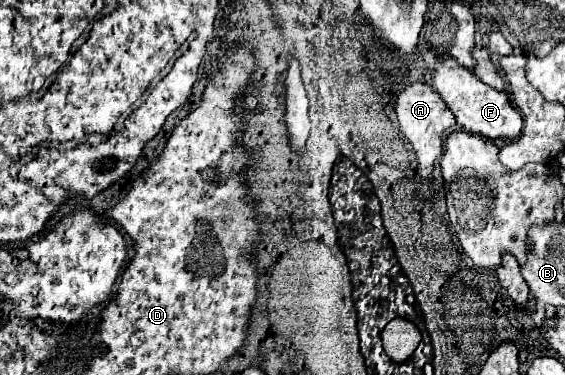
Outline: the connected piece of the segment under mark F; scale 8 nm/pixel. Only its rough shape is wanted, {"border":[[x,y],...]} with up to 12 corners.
{"border":[[453,57],[437,59],[433,87],[465,131],[517,139],[509,95]]}

